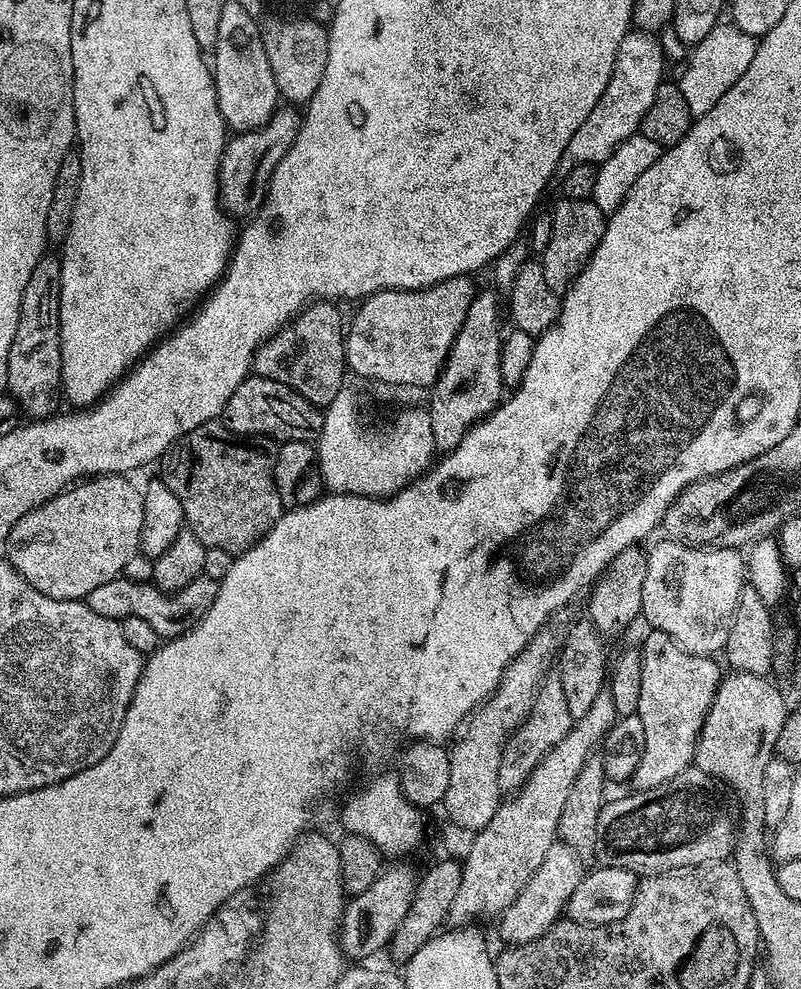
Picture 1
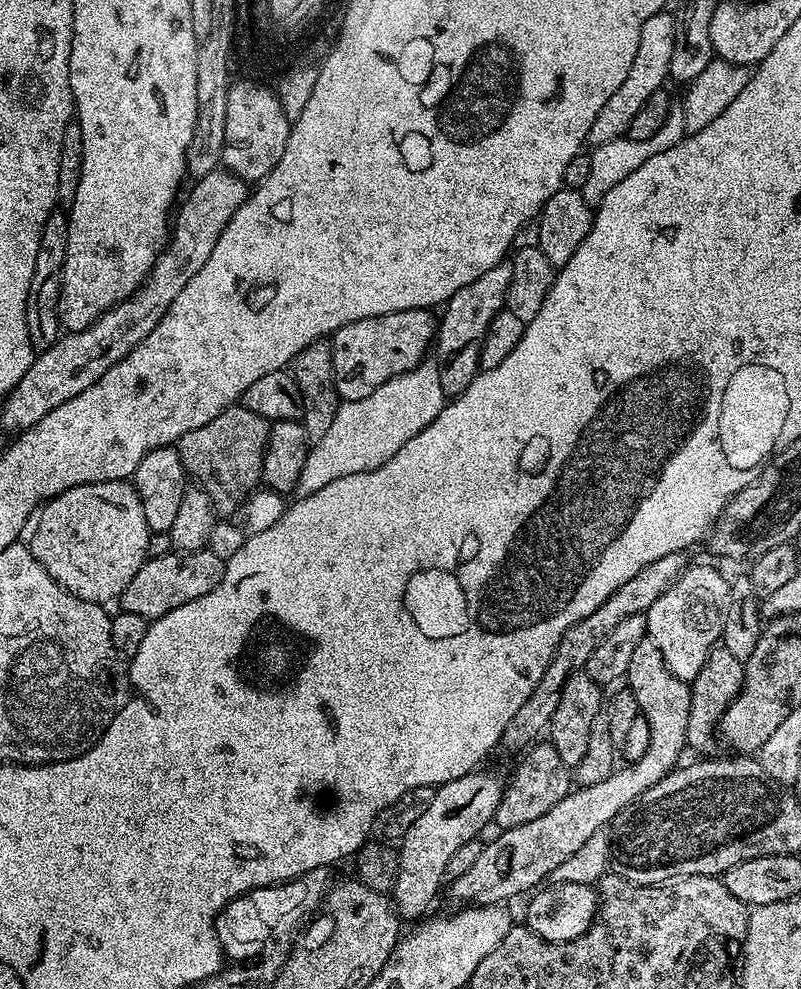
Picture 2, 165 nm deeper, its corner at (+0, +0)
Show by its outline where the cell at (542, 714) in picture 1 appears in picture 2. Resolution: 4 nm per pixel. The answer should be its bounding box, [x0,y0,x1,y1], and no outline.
[494,742,574,829]

